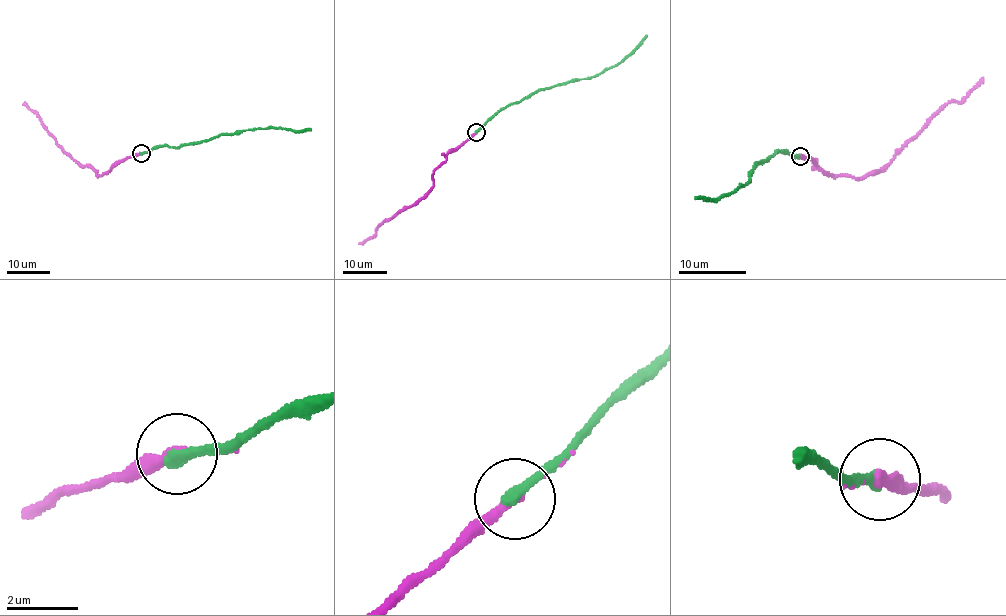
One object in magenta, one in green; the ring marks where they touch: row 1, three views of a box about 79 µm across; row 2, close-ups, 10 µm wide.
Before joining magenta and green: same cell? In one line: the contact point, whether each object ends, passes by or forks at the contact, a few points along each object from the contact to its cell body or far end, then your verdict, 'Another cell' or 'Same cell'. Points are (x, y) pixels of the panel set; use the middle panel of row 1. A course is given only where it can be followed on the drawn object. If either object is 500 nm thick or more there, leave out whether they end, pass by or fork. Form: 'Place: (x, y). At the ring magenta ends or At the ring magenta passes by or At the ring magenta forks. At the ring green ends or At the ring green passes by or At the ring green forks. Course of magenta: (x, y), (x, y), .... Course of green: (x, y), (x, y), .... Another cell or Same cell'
Place: (476, 132). At the ring magenta ends. At the ring green ends. Course of magenta: (476, 132), (450, 151), (444, 163), (438, 165), (433, 175), (432, 189), (383, 222), (376, 234), (358, 243). Course of green: (476, 132), (501, 109), (534, 93), (595, 77), (619, 64), (647, 35). Same cell

